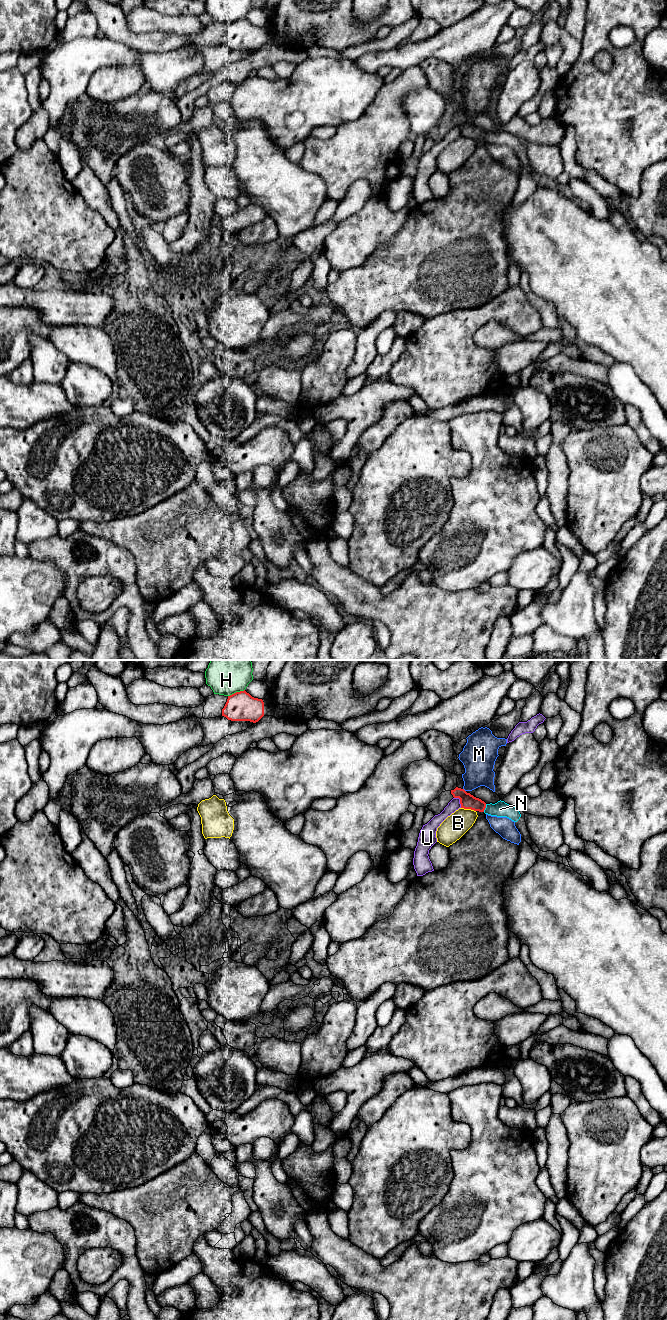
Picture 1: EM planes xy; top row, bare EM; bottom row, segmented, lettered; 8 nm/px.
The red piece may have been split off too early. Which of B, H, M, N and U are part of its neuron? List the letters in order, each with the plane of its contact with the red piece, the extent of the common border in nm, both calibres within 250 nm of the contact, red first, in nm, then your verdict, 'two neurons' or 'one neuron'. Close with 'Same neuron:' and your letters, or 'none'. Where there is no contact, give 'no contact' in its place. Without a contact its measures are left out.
B: meets red in xy; contact 120 nm long; 120 nm thick on the red side, 190 nm on the other; two neurons
H: meets red in xy; contact 150 nm long; 240 nm thick on the red side, 190 nm on the other; two neurons
M: meets red in xy; contact 40 nm long; 120 nm thick on the red side, 240 nm on the other; two neurons
N: meets red in xy; contact 70 nm long; 120 nm thick on the red side, 130 nm on the other; one neuron
U: meets red in xy; contact 110 nm long; 120 nm thick on the red side, 90 nm on the other; two neurons
Same neuron: N

